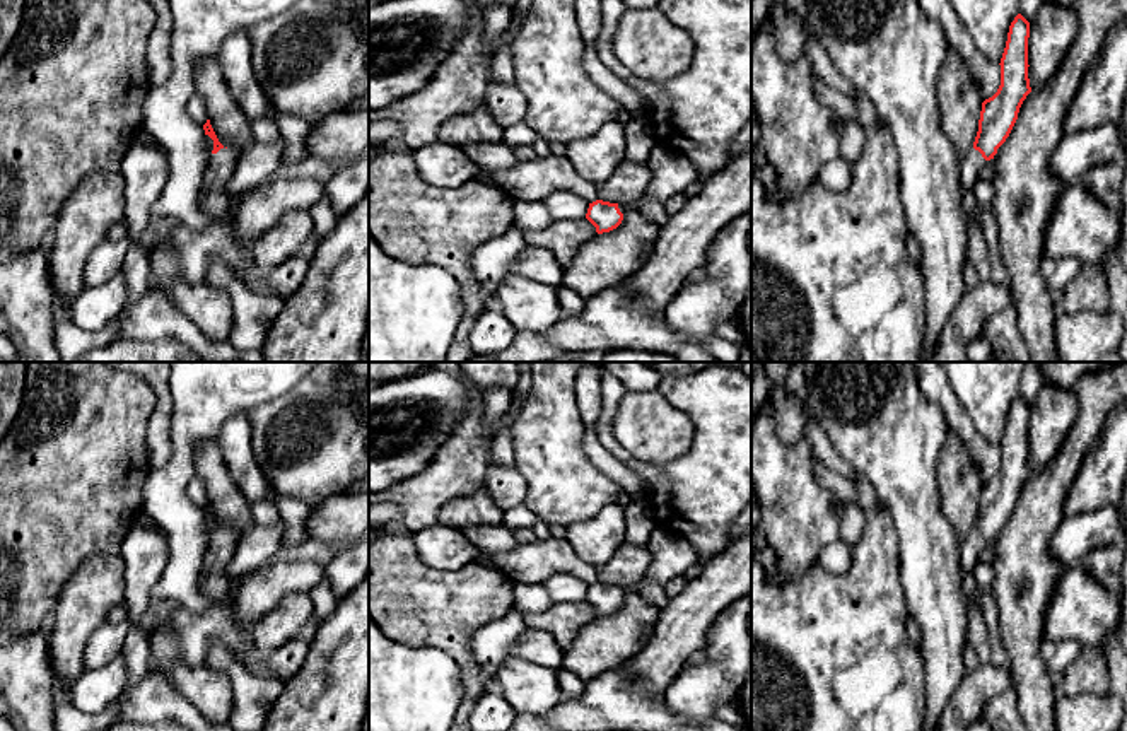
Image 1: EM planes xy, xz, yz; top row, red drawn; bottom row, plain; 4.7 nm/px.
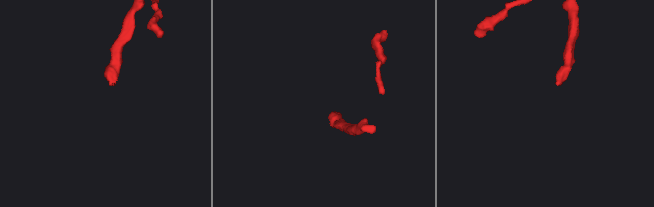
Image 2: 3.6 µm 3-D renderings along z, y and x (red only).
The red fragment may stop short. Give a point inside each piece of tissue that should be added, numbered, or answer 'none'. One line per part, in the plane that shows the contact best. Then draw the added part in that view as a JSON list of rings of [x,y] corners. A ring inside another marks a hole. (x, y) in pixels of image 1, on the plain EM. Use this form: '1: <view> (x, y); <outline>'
1: yz (970, 549); [[[973,529],[968,533],[965,541],[960,545],[960,560],[961,560],[961,569],[963,569],[963,598],[968,603],[973,603],[975,591],[977,591],[977,582],[973,579],[973,567],[978,560],[980,552],[987,547],[978,533]]]

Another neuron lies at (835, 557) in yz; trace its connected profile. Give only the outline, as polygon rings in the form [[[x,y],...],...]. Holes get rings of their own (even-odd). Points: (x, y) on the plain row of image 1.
[[[840,540],[828,543],[820,550],[816,562],[828,572],[844,574],[850,567],[850,547]]]

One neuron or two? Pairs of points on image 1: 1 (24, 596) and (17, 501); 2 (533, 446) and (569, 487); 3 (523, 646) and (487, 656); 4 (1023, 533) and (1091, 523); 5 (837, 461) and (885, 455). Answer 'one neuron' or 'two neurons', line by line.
1: one neuron
2: one neuron
3: two neurons
4: two neurons
5: two neurons

